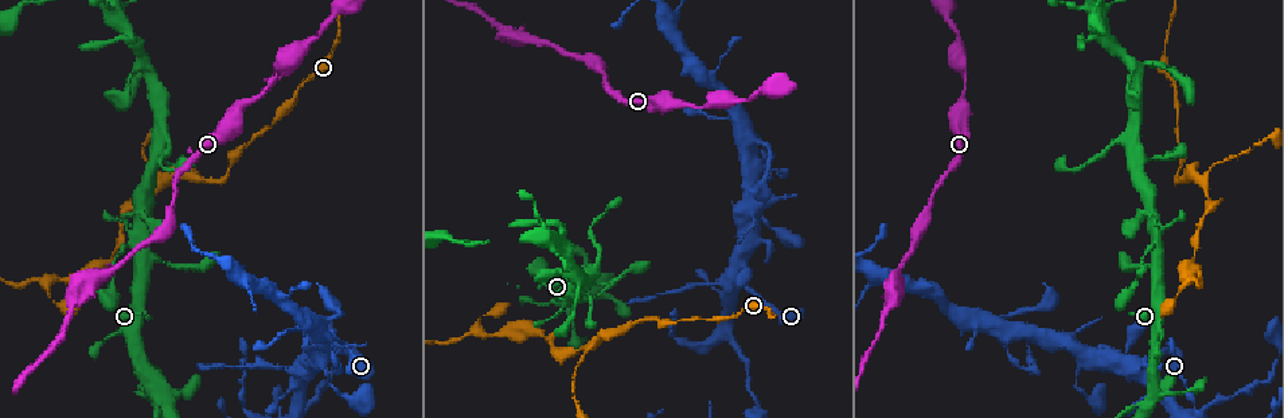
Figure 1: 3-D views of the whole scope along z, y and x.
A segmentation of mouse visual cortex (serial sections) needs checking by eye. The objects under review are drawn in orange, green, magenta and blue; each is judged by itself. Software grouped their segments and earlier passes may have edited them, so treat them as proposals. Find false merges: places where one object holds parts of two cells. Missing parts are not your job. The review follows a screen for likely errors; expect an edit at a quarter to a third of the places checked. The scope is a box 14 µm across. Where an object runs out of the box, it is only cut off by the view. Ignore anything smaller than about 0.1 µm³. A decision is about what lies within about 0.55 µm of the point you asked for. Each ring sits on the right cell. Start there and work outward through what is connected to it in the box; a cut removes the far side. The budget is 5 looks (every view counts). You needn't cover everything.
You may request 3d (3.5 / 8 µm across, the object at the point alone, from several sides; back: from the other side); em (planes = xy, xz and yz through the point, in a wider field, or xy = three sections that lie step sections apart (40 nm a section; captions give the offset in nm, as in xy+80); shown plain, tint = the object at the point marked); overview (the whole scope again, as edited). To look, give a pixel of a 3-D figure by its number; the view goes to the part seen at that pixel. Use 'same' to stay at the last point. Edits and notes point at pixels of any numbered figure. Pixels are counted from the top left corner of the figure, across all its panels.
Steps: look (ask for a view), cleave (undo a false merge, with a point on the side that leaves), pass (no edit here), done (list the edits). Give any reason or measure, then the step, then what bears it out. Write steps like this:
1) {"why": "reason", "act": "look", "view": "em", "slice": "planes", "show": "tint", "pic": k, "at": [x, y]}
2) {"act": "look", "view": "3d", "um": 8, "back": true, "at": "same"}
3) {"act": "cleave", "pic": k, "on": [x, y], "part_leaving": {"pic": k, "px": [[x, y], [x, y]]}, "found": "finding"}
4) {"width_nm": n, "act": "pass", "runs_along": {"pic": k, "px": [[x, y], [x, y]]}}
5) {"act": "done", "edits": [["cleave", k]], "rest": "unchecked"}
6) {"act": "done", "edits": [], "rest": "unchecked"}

{"why": "three arms meet", "act": "look", "view": "3d", "um": 3.5, "pic": 1, "at": [46, 281]}

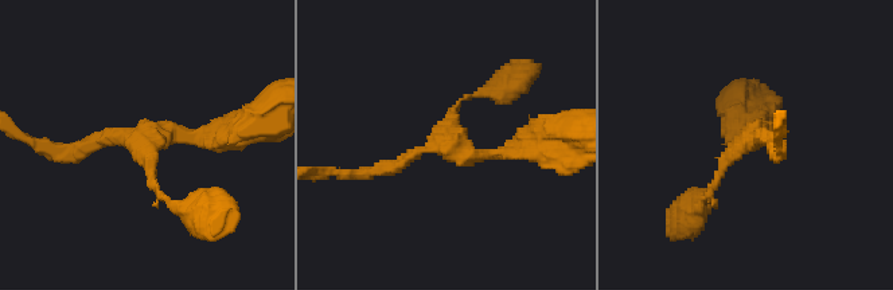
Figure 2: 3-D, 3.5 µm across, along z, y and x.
{"arms": 3, "arm_widths_nm": [100, 200, 200], "act": "look", "view": "em", "slice": "xy", "step": 3, "show": "tint", "pic": 2, "at": [747, 139]}

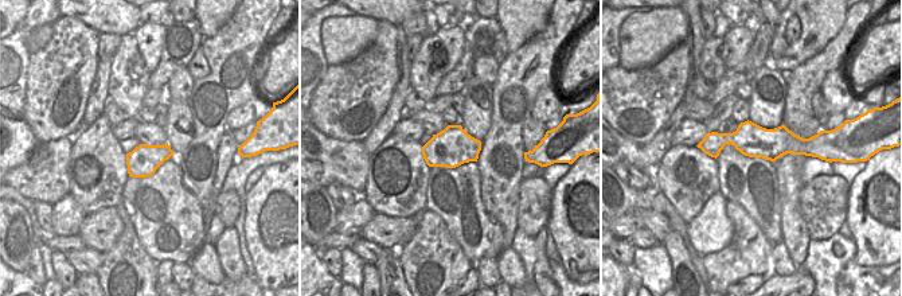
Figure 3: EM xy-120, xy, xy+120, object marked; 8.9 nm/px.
{"act": "pass", "found": "all the same cell"}

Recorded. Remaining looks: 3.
{"act": "look", "view": "3d", "um": 3.5, "pic": 1, "at": [500, 26]}

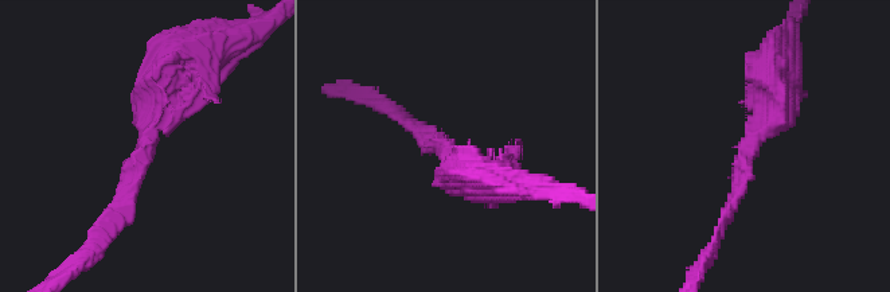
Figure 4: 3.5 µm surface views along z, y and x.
{"arm_widths_nm": [150, 400], "act": "look", "view": "em", "slice": "xy", "step": 2, "show": "tint", "pic": 4, "at": [144, 146]}

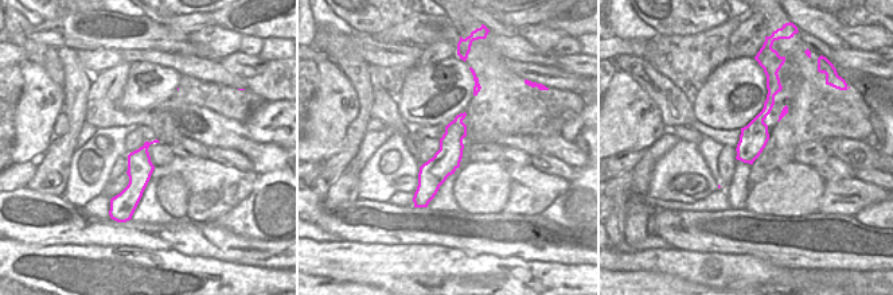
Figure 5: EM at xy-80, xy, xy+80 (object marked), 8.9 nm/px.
{"act": "pass", "runs_along": {"pic": 5, "px": [[459, 119], [448, 158], [418, 195]]}, "found": "all the same cell"}

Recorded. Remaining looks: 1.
{"act": "done", "edits": [], "rest": "unchecked"}

